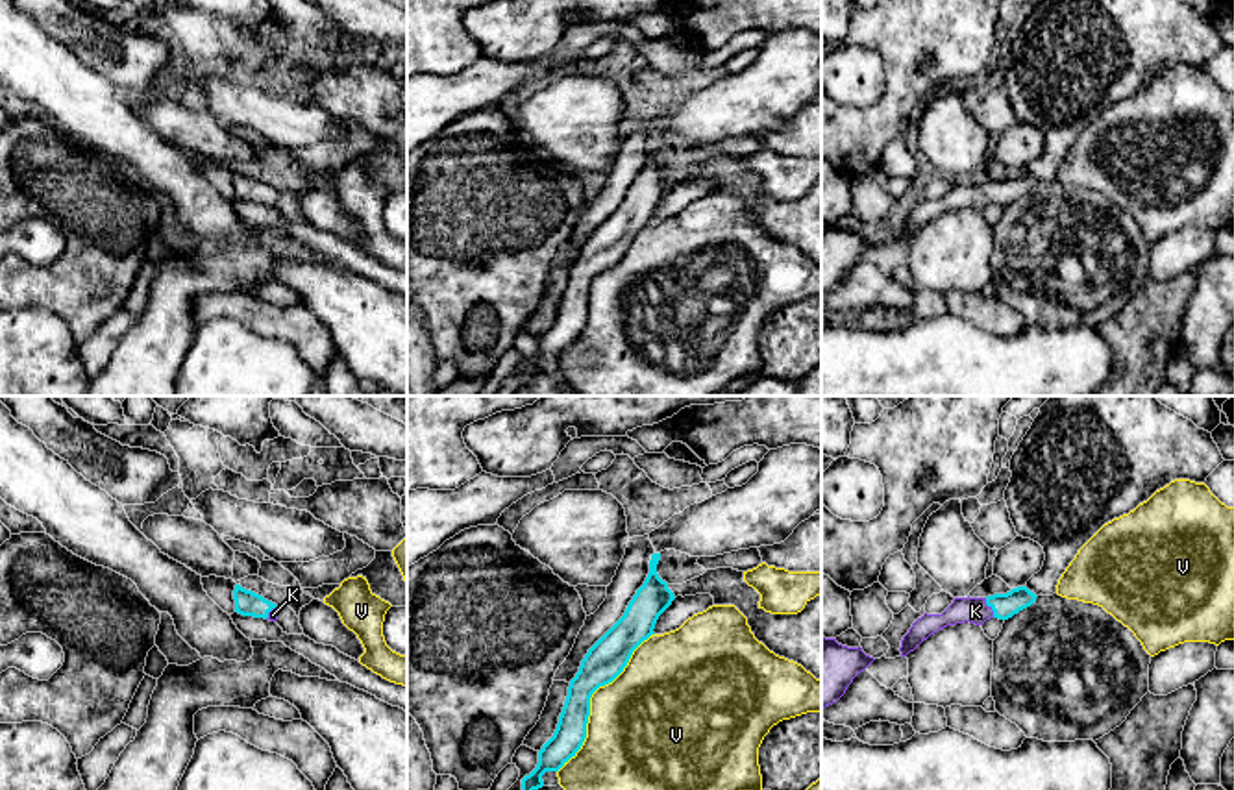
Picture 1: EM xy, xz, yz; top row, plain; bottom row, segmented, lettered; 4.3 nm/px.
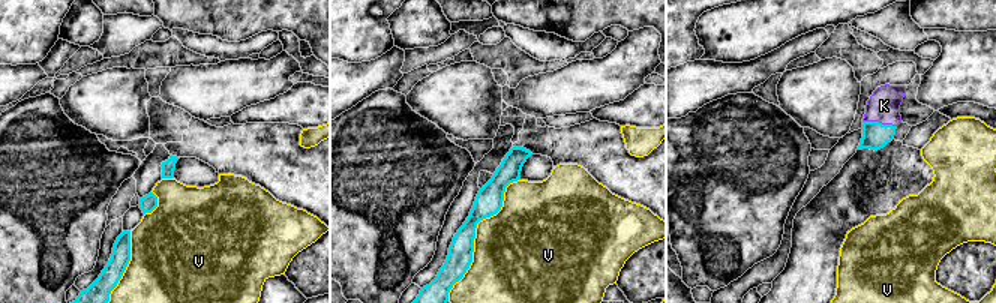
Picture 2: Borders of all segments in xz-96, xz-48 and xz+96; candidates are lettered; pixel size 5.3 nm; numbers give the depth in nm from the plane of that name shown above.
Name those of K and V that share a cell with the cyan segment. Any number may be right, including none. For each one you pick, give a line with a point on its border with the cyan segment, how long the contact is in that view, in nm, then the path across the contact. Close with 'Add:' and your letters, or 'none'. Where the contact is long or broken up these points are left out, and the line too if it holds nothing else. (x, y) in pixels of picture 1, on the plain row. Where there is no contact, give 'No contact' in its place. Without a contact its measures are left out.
K: Touches cyan at yz (988, 191). Shared border 100 nm. Path across: yz (1005, 191), (988, 191), (975, 197)
Add: K

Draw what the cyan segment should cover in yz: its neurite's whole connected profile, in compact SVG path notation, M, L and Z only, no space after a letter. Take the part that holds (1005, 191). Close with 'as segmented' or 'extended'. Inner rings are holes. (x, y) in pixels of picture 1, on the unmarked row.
M1027 172L1012 174L1006 179L988 183L955 183L942 200L923 200L901 226L901 242L914 237L923 226L947 211L975 209L982 211L990 204L1008 205L1036 187L1036 179Z; extended

